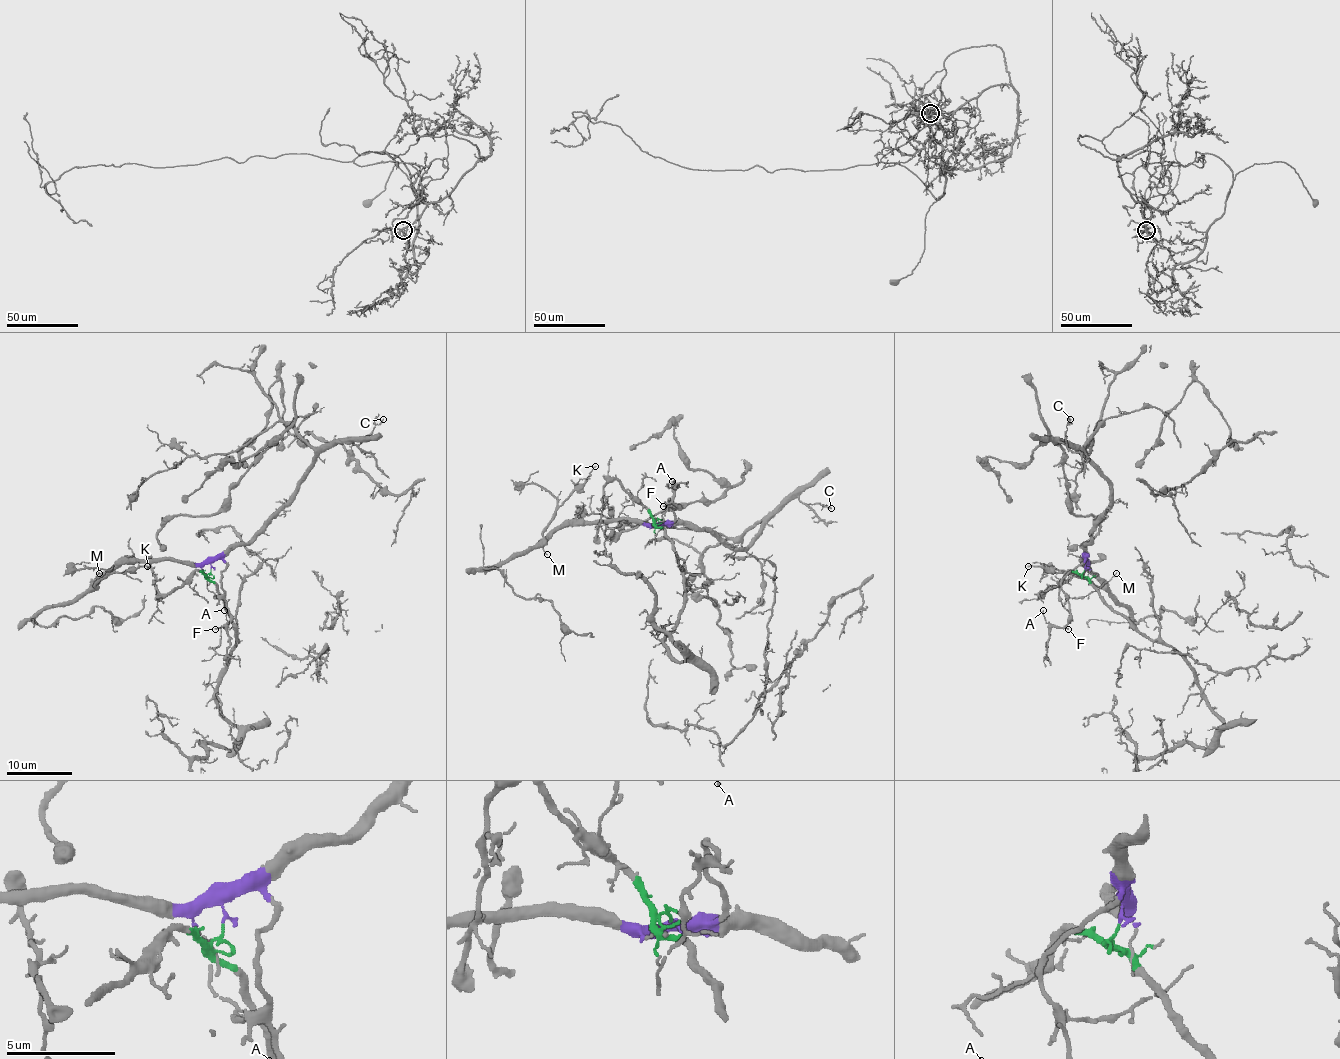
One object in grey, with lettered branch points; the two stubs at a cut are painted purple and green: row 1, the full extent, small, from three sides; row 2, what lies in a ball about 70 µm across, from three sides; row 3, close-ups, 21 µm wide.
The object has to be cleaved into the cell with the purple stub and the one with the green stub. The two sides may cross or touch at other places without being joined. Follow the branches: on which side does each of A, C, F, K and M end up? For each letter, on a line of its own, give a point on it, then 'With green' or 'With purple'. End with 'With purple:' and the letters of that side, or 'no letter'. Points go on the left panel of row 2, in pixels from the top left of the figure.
A: Place: (224, 610). With purple
C: Place: (383, 419). With purple
F: Place: (215, 629). With purple
K: Place: (147, 566). With purple
M: Place: (99, 573). With purple
With purple: A, C, F, K, M

